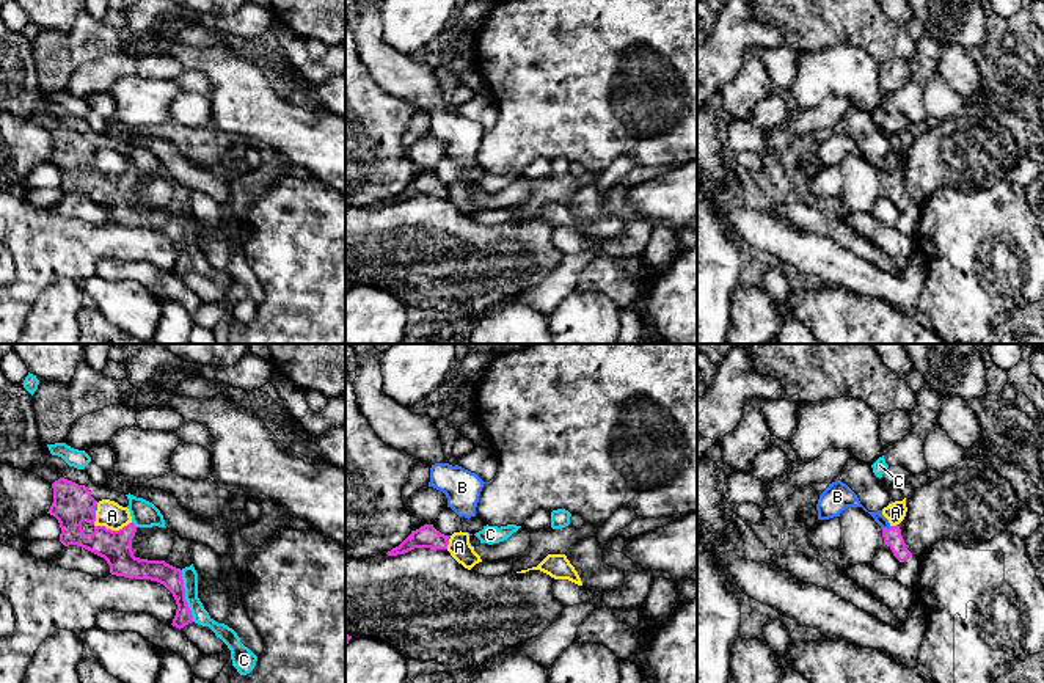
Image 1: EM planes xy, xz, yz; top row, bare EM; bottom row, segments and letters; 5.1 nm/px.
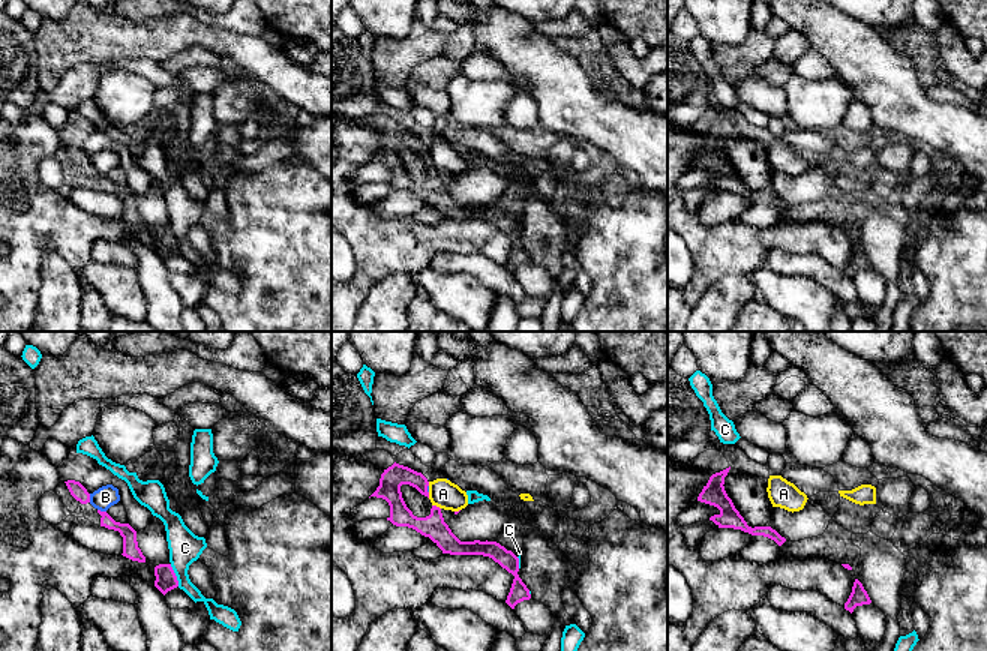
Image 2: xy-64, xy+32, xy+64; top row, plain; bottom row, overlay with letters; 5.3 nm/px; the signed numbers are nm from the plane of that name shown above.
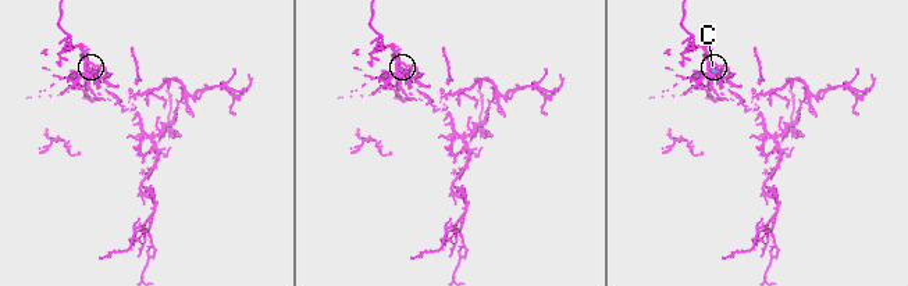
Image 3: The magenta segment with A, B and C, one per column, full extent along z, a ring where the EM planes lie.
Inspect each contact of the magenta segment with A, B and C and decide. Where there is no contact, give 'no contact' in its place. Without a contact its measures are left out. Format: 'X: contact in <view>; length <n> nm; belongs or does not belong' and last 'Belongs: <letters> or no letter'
A: contact in xy; length 200 nm; does not belong
B: contact in yz; length 60 nm; does not belong
C: contact in xy; length 280 nm; does not belong
Belongs: no letter

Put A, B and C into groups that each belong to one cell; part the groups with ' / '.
A B / C

